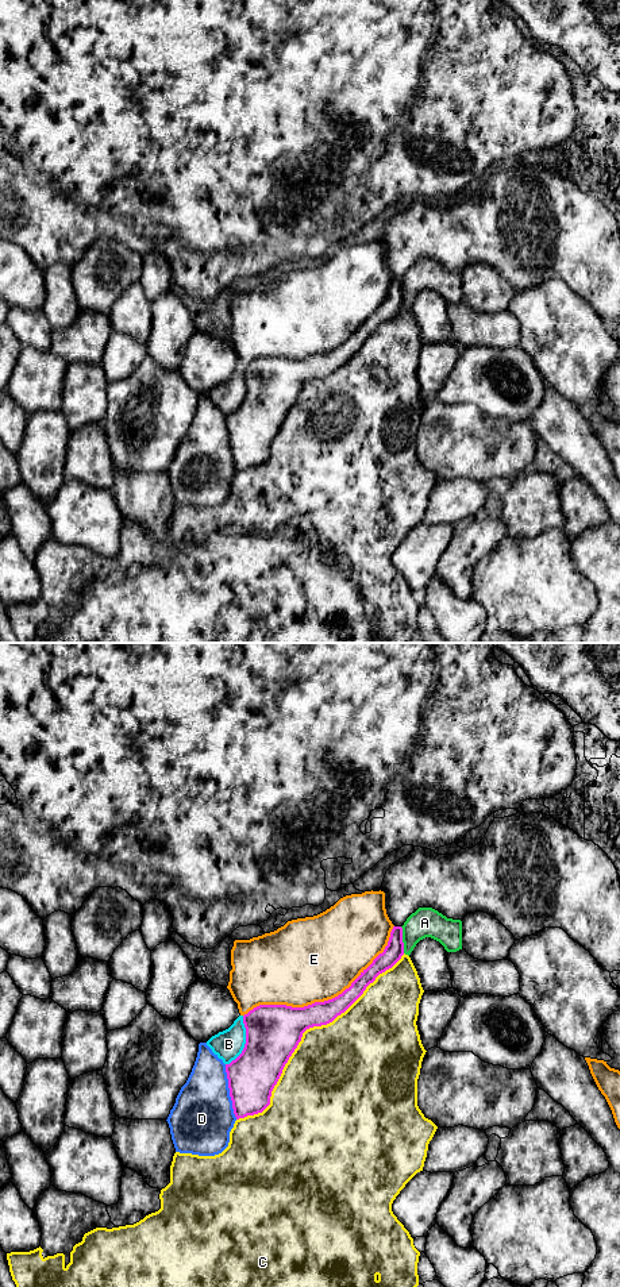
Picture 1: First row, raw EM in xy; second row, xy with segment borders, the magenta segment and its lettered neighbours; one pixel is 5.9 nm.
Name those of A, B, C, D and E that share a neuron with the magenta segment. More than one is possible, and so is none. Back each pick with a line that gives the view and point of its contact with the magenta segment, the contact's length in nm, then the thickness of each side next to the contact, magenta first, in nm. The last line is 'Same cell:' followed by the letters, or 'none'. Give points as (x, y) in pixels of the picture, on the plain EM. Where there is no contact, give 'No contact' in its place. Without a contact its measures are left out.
Same cell: none

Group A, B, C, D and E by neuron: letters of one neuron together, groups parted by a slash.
A / B / C / D / E

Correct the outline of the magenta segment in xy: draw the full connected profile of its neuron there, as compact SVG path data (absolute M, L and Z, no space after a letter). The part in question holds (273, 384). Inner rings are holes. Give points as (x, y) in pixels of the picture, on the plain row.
M393 278L388 297L373 315L338 348L315 354L304 359L286 357L259 357L243 367L246 379L246 396L242 405L226 416L230 448L236 471L262 465L270 456L270 448L277 436L285 416L301 393L303 385L313 378L332 374L344 365L376 332L376 330L392 320L404 307L403 280Z

